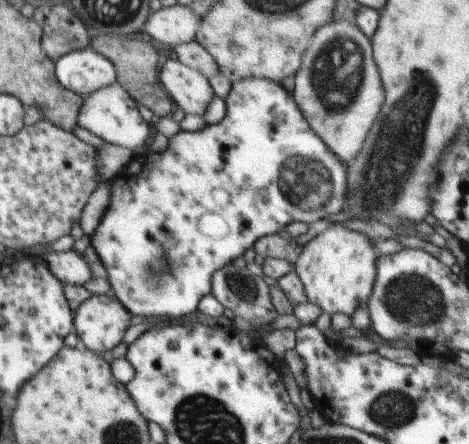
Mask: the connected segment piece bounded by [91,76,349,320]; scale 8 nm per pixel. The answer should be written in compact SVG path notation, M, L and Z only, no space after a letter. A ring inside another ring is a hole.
M252 76L238 78L236 82L231 83L230 92L225 98L226 116L220 122L205 124L202 130L196 130L196 132L179 132L169 140L168 148L164 152L146 151L135 154L134 158L126 164L126 168L110 182L110 202L94 234L91 235L91 245L108 272L108 280L112 287L110 293L118 298L118 302L122 302L122 306L130 314L140 315L146 320L160 318L160 316L181 318L190 314L197 310L198 303L204 296L211 294L214 272L222 270L230 262L244 256L246 250L253 246L256 240L278 234L286 225L295 221L311 224L346 210L349 164L342 164L338 156L322 142L322 138L316 136L316 132L310 128L305 115L296 104L294 94L287 90L282 82L283 80L274 82L270 78L252 78Z

